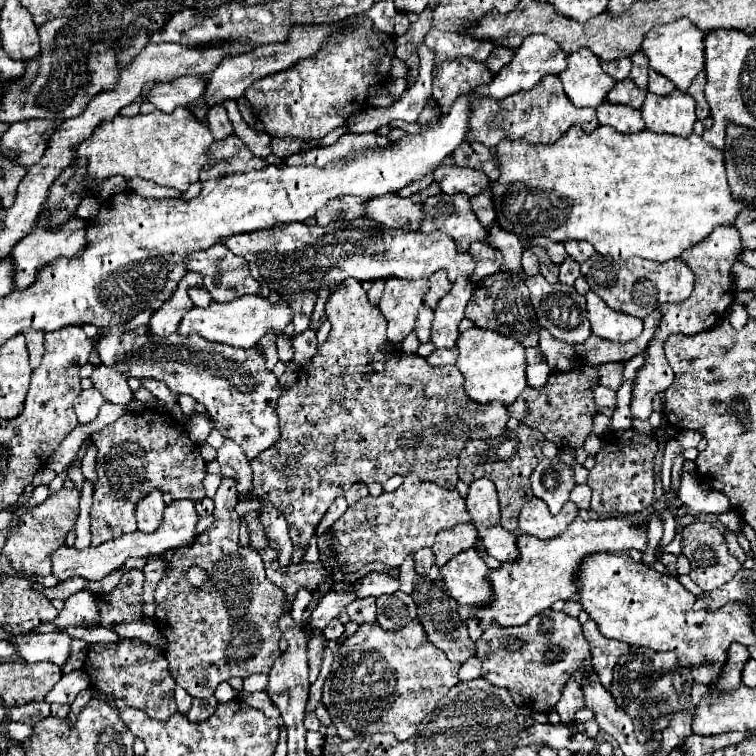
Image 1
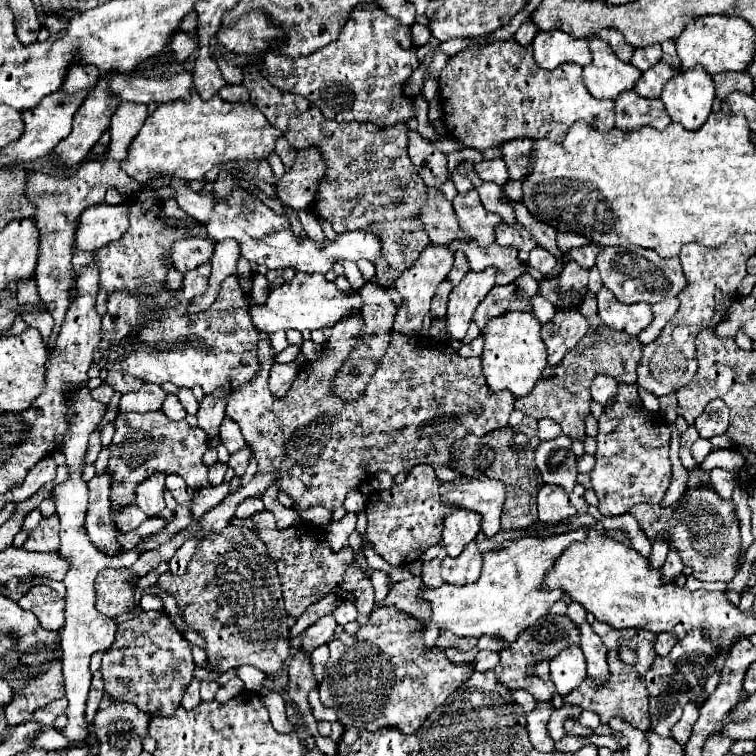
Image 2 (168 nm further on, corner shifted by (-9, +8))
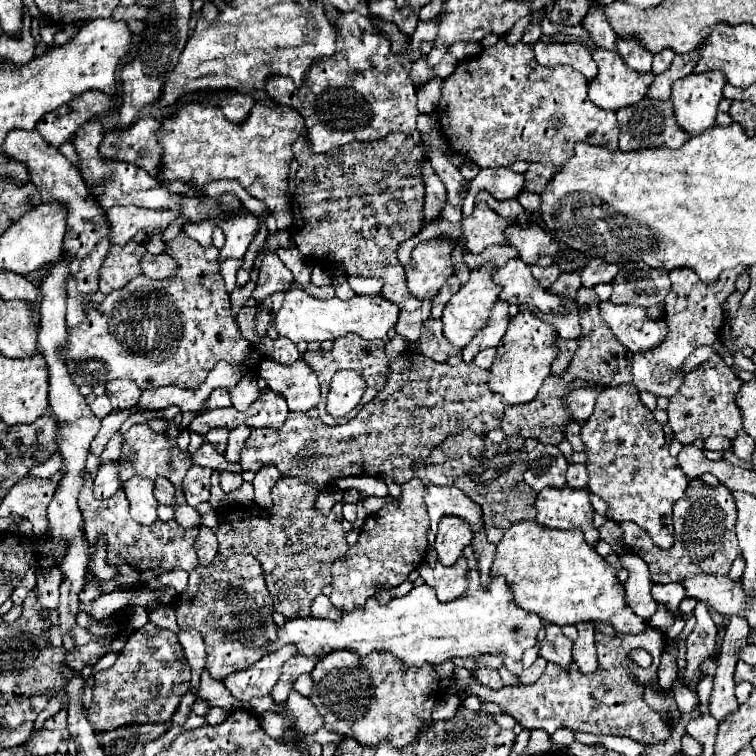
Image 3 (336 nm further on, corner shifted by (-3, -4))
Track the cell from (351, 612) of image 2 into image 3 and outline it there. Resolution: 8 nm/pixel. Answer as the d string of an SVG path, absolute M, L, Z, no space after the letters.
M319 594L319 596L313 600L313 604L311 604L311 614L313 614L315 618L337 620L337 616L341 616L341 610L335 608L325 594Z

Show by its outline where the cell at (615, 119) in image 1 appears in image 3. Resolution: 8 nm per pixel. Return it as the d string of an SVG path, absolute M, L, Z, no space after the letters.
M643 98L633 106L617 110L617 120L619 120L619 150L631 152L631 150L645 150L645 148L681 148L691 136L681 130L675 122L675 112L673 112L673 102L671 100L653 100L653 98Z

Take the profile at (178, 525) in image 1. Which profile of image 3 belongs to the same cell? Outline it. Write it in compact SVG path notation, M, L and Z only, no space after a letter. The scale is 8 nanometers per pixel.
M159 476L159 478L155 478L153 494L155 494L155 498L157 498L161 504L169 504L169 506L173 506L175 486L173 486L165 476Z

